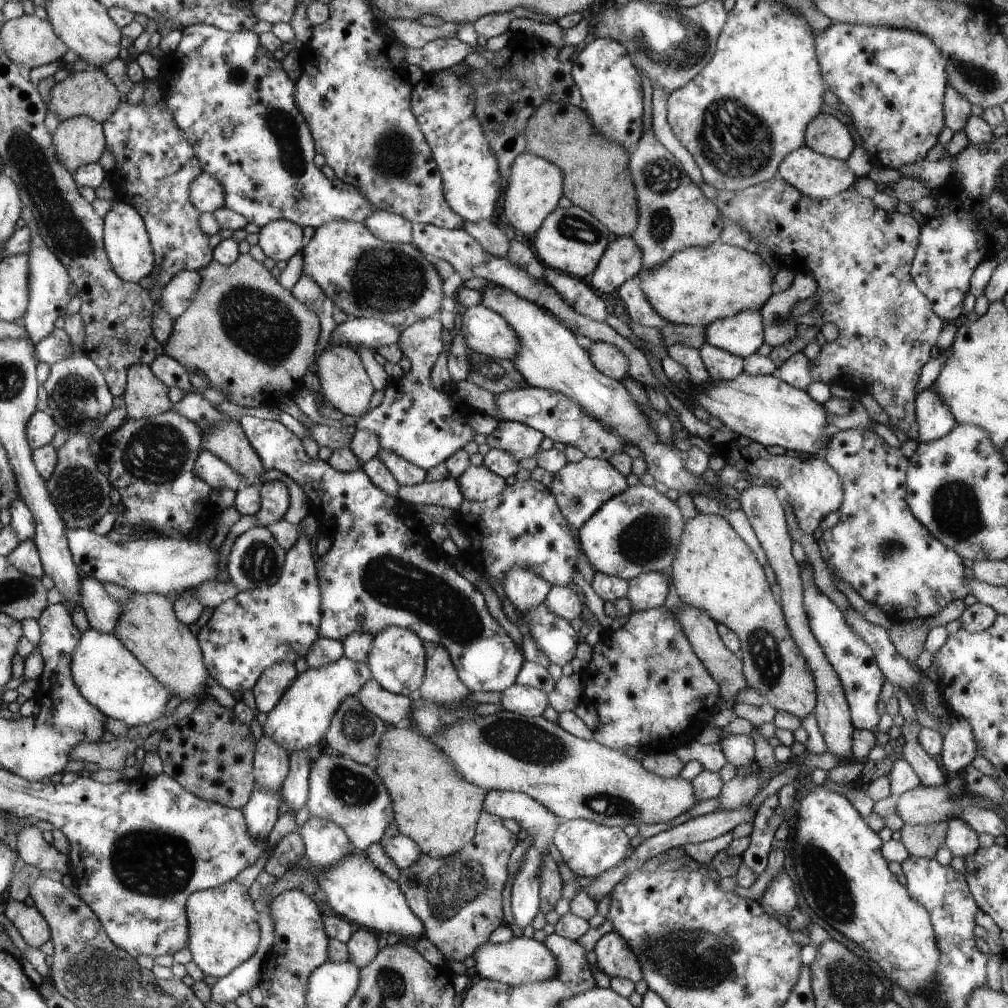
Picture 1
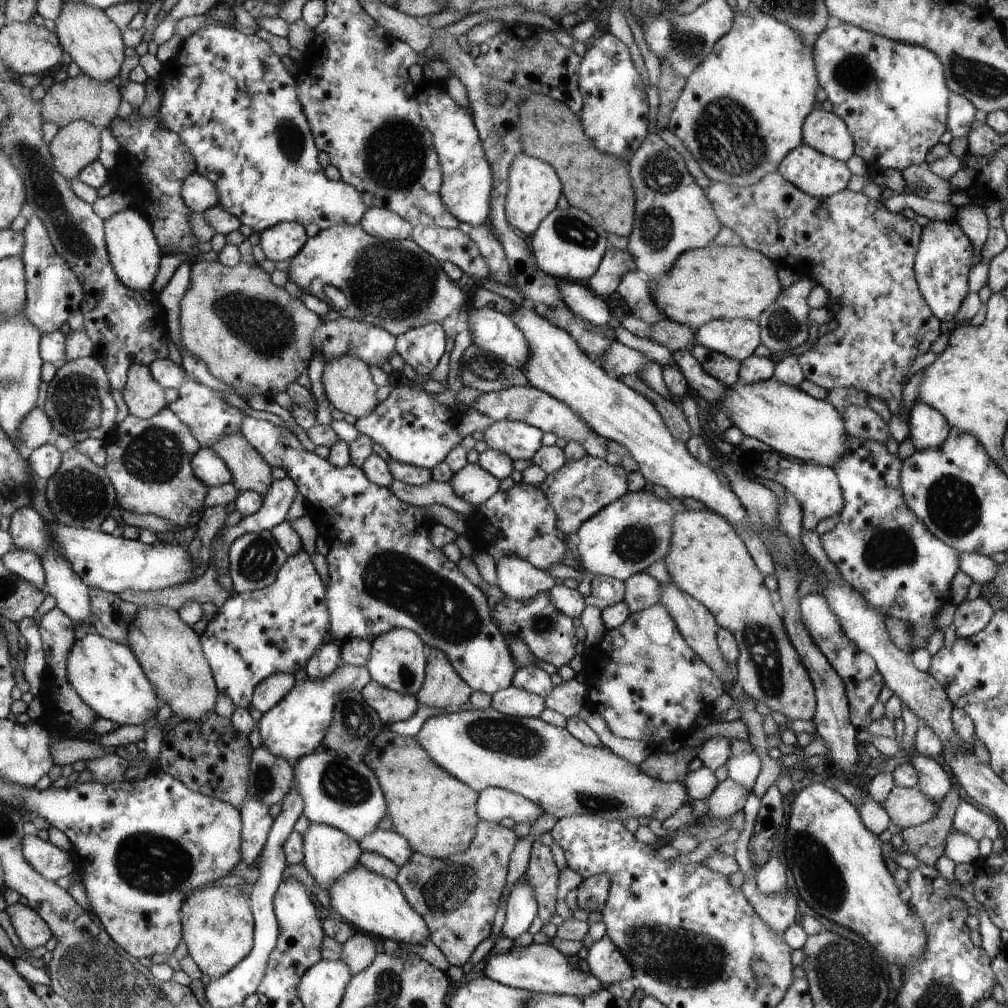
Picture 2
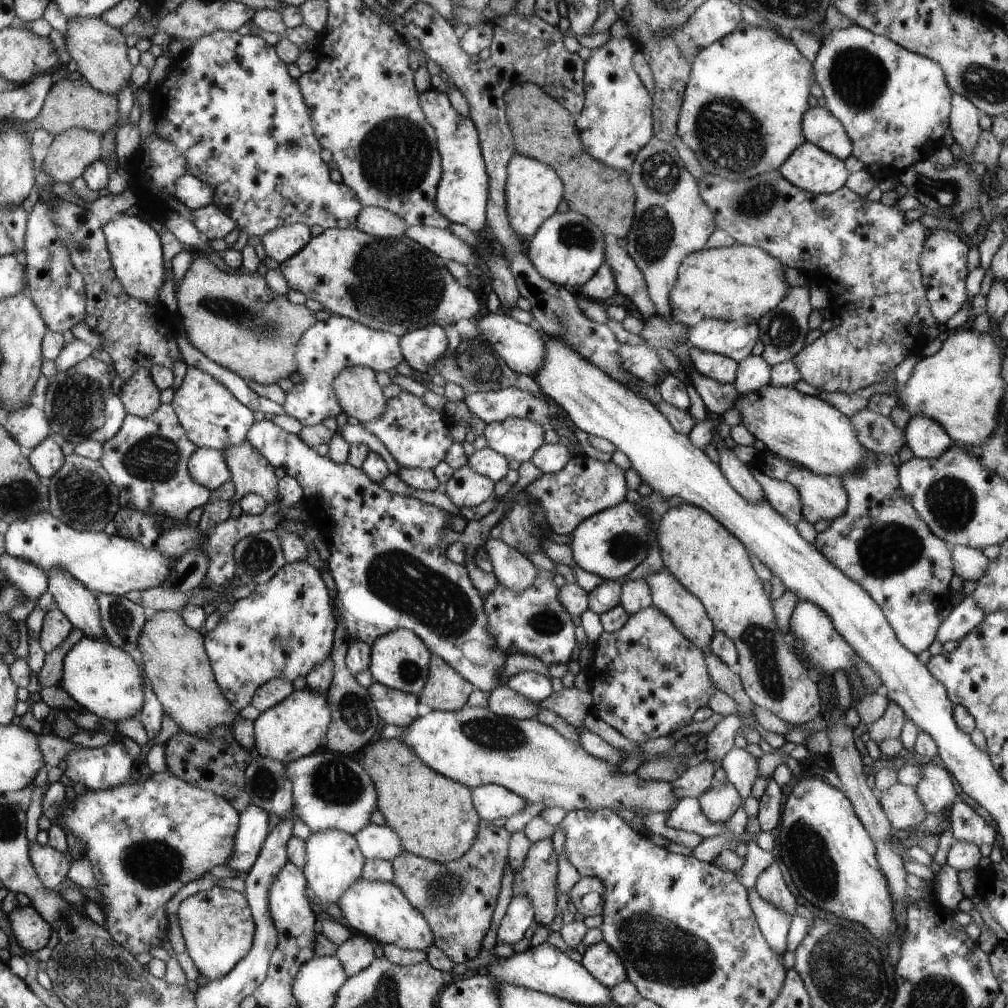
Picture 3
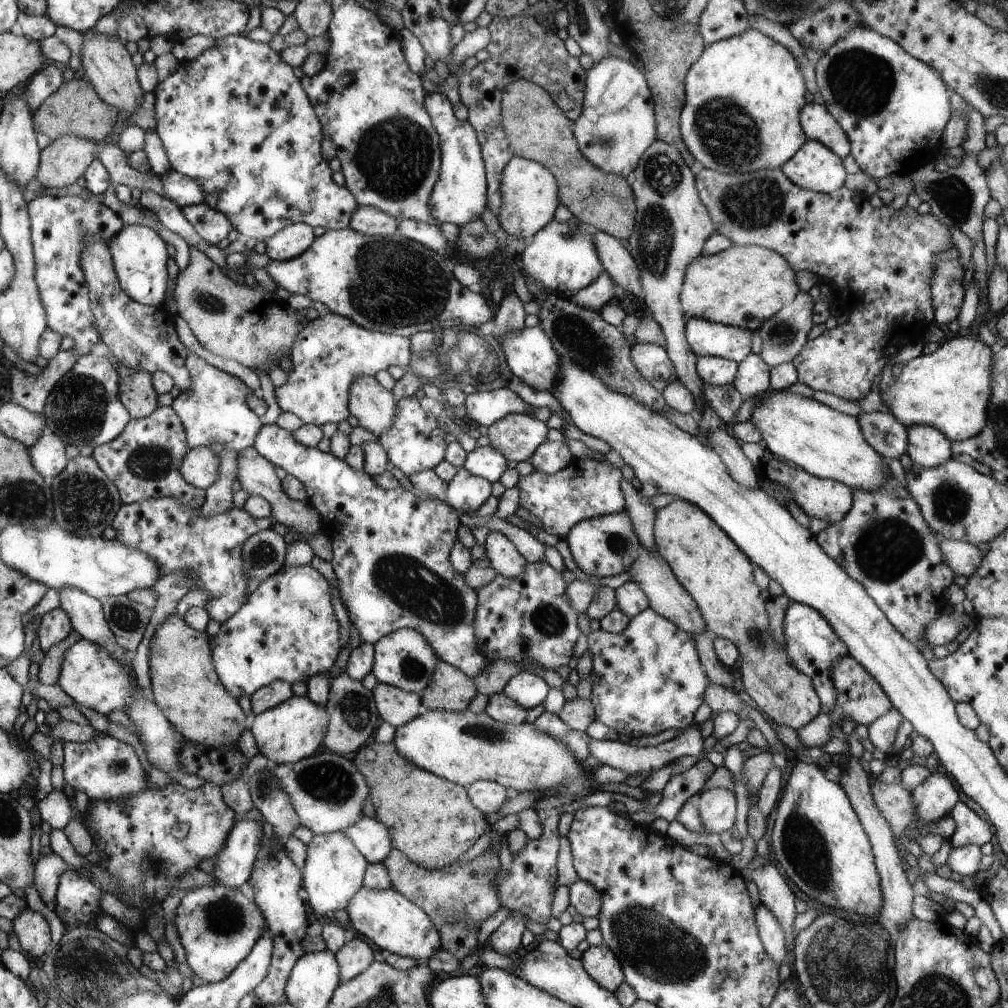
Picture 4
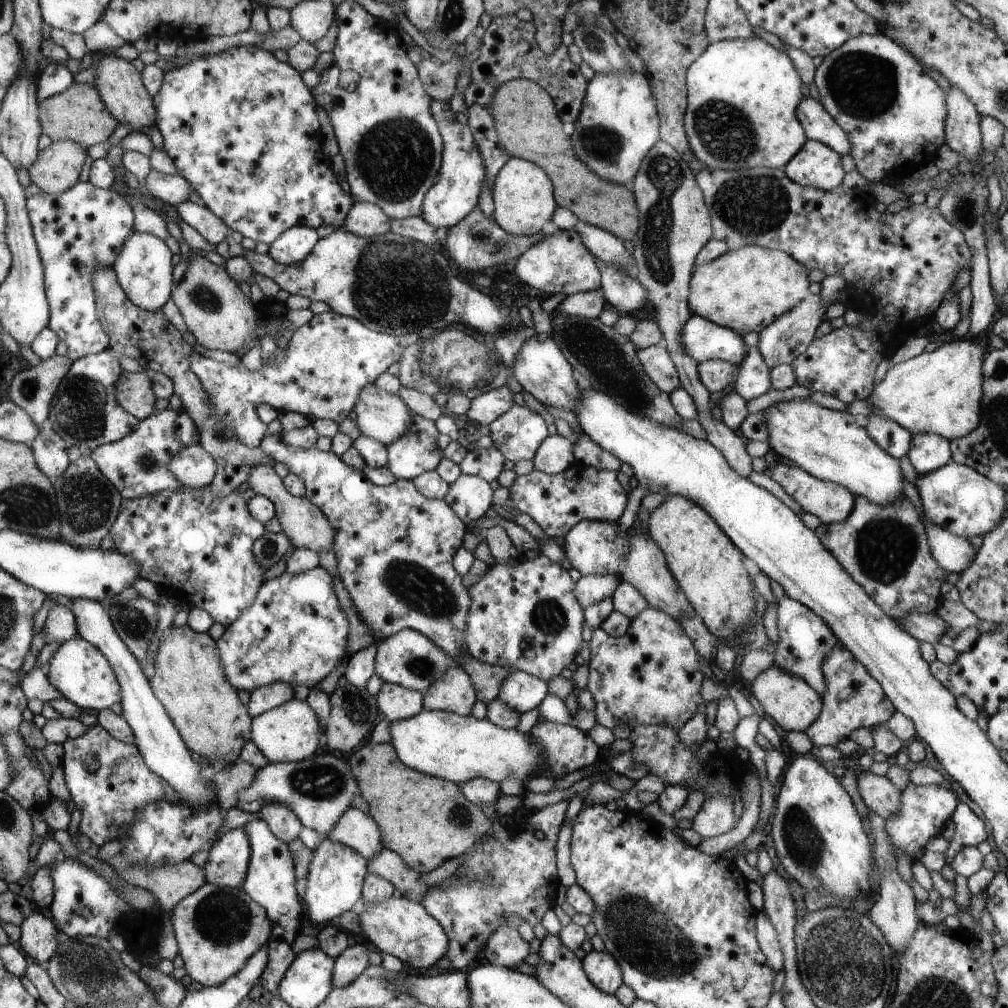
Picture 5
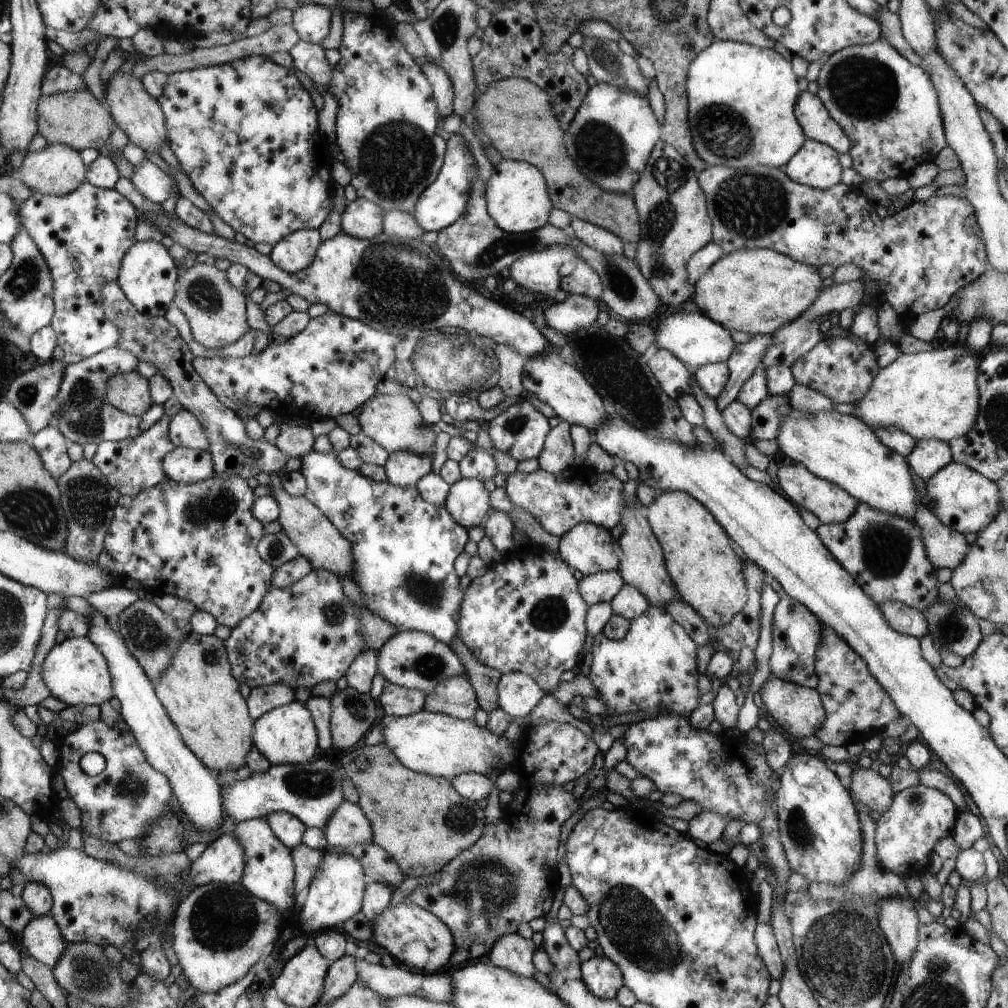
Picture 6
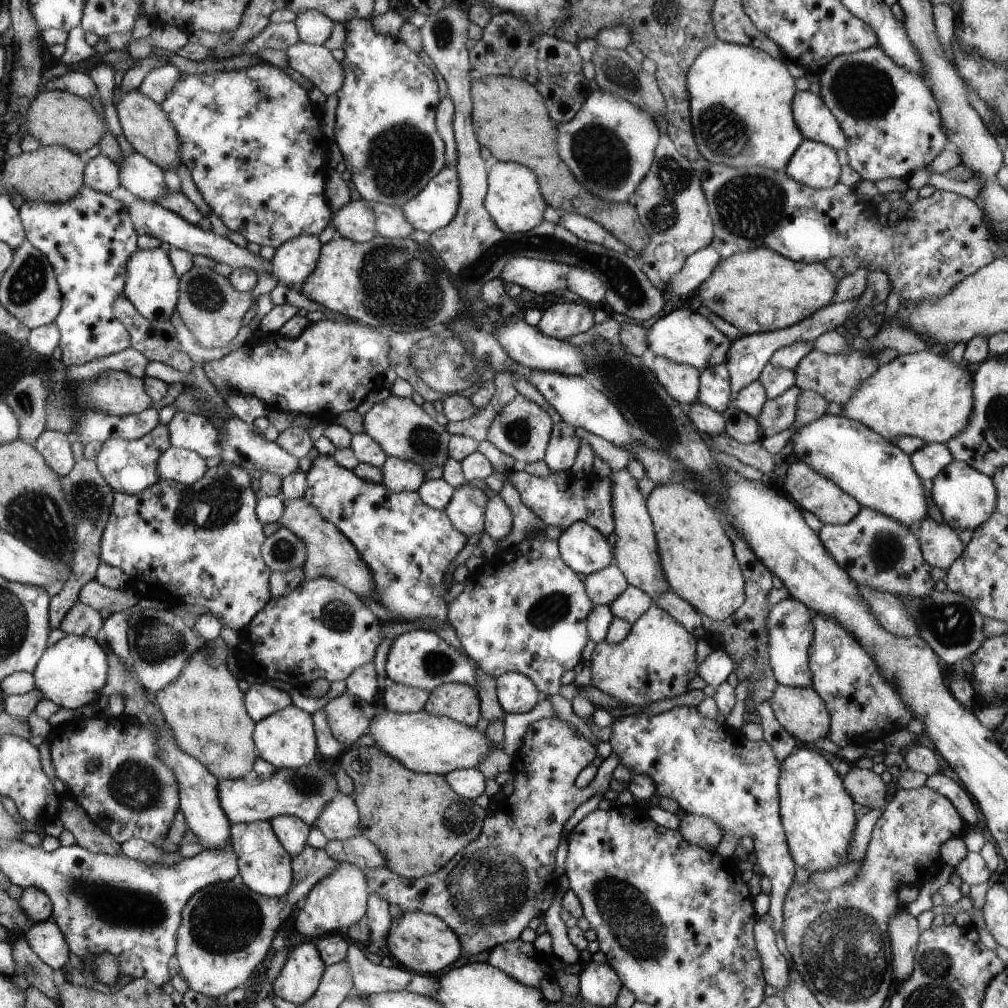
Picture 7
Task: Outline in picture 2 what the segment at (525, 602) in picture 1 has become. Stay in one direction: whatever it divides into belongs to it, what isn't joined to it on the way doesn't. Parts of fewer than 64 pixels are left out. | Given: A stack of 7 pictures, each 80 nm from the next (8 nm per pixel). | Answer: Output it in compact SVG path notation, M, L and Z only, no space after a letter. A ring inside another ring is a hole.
M506 554L496 562L497 586L514 600L532 600L538 592L546 592L560 585L562 580L540 571L518 556Z

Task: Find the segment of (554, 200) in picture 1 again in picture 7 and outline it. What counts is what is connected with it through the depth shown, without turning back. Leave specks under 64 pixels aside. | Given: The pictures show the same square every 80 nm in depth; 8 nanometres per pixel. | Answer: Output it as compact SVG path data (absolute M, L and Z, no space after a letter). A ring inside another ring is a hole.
M502 162L490 166L487 173L489 188L486 197L487 212L500 230L507 234L525 234L542 223L546 198L534 170L516 162Z

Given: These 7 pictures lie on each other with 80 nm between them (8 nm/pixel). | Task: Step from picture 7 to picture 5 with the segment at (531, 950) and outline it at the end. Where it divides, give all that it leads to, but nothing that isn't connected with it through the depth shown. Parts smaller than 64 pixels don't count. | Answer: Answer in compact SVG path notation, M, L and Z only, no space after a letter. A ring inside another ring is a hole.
M504 924L488 939L483 961L508 968L508 966L522 962L528 956L528 952L530 952L530 948L520 938L518 930L510 924Z

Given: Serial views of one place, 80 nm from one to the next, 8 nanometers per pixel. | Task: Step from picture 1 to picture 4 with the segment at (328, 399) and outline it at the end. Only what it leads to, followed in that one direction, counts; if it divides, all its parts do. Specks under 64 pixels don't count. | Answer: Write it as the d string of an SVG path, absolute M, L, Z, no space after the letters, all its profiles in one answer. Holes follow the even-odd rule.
M362 376L352 384L348 409L360 427L384 436L396 420L398 401L390 391L384 390L374 376Z

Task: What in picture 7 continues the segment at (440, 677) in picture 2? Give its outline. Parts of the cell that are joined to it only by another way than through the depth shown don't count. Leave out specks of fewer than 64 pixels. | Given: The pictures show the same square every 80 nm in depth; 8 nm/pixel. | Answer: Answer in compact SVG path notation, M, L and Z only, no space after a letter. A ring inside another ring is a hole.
M460 682L447 683L433 691L424 711L474 727L482 718L476 689Z

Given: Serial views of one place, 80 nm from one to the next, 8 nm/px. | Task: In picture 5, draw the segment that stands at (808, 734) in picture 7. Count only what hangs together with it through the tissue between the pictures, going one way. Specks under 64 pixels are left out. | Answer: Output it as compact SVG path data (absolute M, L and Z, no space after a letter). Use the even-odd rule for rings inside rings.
M772 665L768 670L760 672L748 685L754 698L758 700L766 716L771 716L778 726L786 732L806 732L818 720L822 710L822 695L818 694L798 676L782 672L780 668Z

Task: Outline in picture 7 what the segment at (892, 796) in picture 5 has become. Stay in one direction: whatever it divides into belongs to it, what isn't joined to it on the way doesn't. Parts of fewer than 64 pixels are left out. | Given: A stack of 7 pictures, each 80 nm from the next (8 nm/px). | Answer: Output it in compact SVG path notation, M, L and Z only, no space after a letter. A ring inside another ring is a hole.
M851 764L848 773L841 776L841 779L854 803L869 809L877 809L884 807L890 800L887 784L884 784L881 776L872 770L862 770Z

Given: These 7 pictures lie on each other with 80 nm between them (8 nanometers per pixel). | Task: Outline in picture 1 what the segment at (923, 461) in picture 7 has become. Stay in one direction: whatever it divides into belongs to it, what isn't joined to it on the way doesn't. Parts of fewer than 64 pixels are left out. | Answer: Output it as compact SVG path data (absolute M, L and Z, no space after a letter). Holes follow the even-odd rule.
M932 388L918 392L914 404L914 416L918 422L918 443L926 444L944 438L956 426L956 420L946 408L948 404L944 404L944 400Z

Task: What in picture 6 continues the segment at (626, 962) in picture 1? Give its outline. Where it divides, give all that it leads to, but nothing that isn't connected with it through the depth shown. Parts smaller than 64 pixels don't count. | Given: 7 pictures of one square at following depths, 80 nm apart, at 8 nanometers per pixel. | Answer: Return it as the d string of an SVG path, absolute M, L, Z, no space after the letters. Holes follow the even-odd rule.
M592 956L582 964L582 977L587 987L596 997L605 1000L615 999L623 986L621 969L610 957Z

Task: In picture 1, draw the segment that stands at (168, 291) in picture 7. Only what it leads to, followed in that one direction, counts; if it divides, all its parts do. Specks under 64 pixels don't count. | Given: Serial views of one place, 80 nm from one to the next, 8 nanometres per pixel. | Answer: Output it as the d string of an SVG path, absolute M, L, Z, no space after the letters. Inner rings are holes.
M118 199L114 200L114 204L116 206L103 219L106 224L103 244L106 246L107 257L110 258L111 265L119 277L132 284L140 284L143 278L152 274L156 266L152 242L142 216L132 206Z

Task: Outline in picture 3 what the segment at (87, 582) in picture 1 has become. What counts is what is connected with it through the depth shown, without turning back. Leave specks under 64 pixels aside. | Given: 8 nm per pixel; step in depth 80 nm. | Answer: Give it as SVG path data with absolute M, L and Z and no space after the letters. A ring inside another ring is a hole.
M97 595L96 600L108 641L131 654L146 624L145 609L126 596Z

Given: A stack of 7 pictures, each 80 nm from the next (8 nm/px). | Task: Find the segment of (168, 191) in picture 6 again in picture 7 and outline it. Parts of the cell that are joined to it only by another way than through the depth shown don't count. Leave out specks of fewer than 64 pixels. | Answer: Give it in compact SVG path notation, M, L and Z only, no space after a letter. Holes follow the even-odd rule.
M123 148L117 161L119 180L133 196L158 203L158 196L164 192L164 171L154 162L132 148Z

